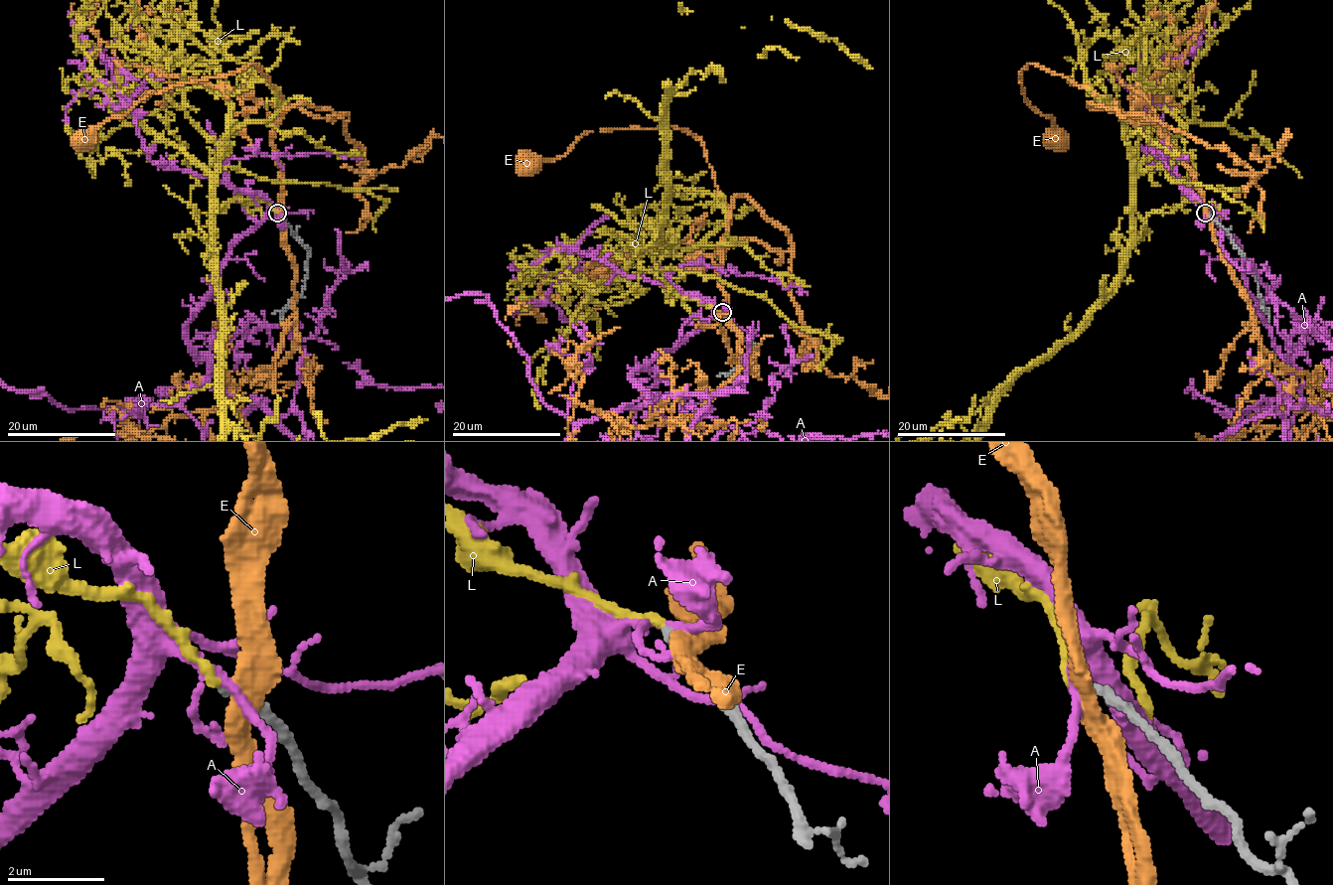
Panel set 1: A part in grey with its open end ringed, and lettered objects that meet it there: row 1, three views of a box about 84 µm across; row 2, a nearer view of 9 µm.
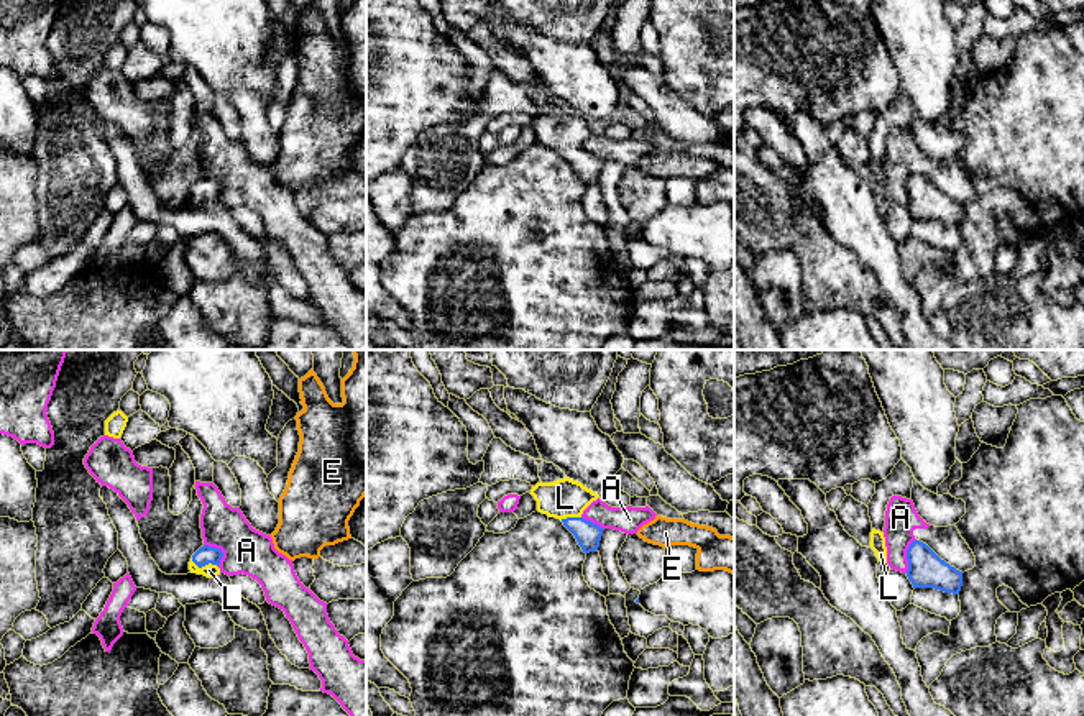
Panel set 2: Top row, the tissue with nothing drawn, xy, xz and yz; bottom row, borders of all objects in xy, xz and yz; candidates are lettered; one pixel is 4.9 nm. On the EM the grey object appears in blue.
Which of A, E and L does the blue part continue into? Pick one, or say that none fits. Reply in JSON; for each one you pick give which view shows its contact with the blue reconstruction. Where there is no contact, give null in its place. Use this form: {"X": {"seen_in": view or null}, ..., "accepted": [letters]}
{"L": {"seen_in": "xy"}, "accepted": ["L"]}

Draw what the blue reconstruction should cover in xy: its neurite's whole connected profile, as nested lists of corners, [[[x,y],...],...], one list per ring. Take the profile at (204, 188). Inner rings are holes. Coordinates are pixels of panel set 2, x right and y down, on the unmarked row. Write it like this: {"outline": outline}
{"outline": [[[204,177],[200,179],[189,194],[191,205],[204,207],[207,210],[214,210],[220,207],[220,192],[223,184],[215,179]]]}

